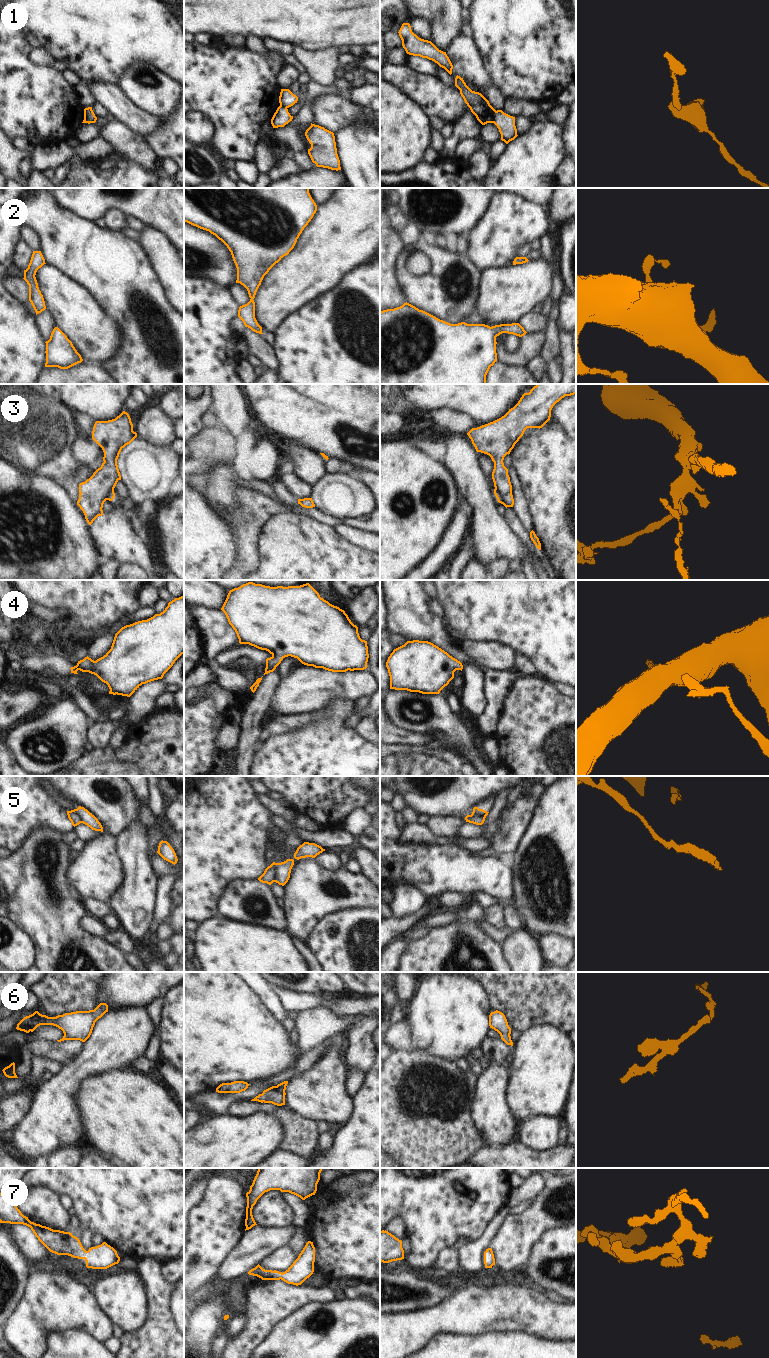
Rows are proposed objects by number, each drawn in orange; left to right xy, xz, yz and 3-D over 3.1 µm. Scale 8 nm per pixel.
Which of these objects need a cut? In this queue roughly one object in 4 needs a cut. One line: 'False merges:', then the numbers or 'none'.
False merges: 1, 5

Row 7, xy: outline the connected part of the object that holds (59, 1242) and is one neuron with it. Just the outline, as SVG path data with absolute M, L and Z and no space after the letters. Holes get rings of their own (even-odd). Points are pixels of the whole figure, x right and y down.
M0 1193L0 1223L23 1224L30 1227L38 1240L50 1252L84 1259L87 1268L107 1269L120 1261L117 1251L106 1242L86 1251L80 1240L72 1233L53 1230L31 1222L17 1208L9 1193Z

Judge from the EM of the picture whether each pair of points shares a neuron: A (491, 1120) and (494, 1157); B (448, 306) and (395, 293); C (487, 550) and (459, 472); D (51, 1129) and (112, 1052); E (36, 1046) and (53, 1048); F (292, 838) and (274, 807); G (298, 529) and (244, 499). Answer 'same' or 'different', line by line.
A: different
B: different
C: same
D: same
E: same
F: same
G: different

